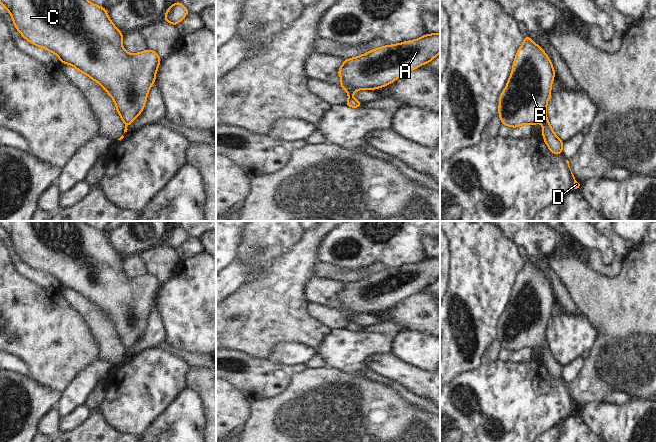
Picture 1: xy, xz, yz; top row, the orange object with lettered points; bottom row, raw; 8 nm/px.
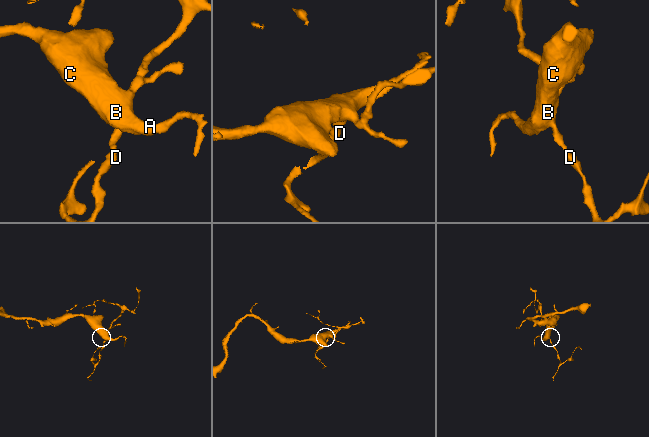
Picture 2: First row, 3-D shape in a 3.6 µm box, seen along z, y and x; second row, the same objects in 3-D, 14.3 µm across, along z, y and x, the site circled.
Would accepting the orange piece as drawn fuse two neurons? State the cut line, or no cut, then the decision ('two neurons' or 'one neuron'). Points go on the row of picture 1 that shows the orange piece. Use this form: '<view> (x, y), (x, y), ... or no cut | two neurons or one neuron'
no cut | one neuron

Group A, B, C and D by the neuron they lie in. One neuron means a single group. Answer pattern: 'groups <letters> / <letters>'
groups A B C D

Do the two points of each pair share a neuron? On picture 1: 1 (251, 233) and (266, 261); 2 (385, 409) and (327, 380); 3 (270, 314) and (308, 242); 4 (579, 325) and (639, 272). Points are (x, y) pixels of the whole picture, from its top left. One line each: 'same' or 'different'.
1: same
2: same
3: same
4: different

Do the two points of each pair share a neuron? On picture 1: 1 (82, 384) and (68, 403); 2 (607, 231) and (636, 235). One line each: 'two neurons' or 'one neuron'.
1: one neuron
2: two neurons

